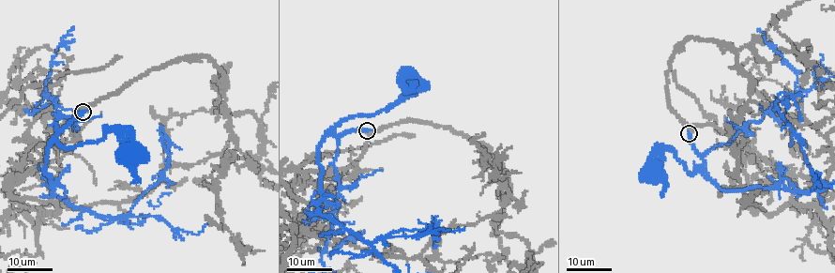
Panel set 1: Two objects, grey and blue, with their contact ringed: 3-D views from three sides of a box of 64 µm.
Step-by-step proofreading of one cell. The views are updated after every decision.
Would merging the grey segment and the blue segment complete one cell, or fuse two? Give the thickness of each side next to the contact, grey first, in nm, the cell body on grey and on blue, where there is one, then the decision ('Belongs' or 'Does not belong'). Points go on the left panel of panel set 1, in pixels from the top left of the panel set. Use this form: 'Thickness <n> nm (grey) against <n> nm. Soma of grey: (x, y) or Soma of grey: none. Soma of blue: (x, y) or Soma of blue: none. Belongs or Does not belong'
Thickness 600 nm (grey) against 600 nm. Soma of grey: none. Soma of blue: (129, 156). Does not belong

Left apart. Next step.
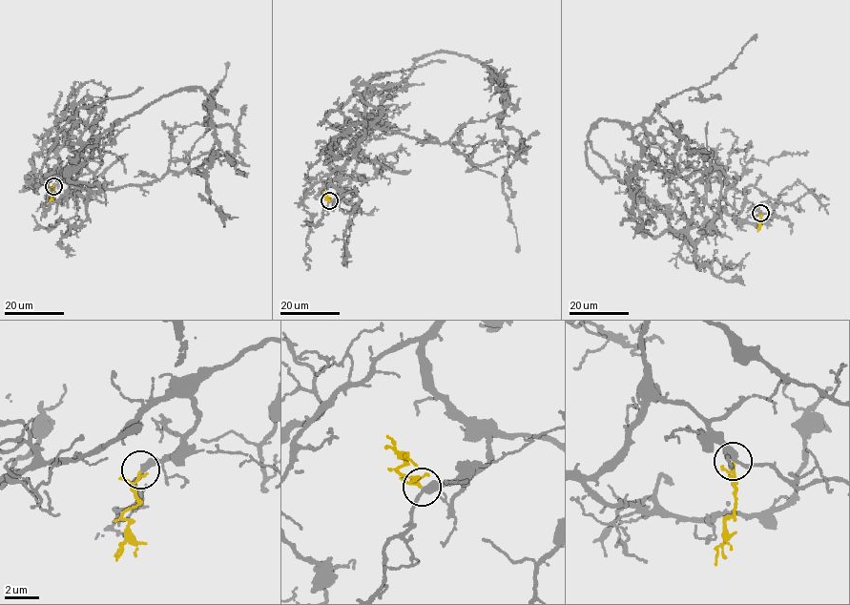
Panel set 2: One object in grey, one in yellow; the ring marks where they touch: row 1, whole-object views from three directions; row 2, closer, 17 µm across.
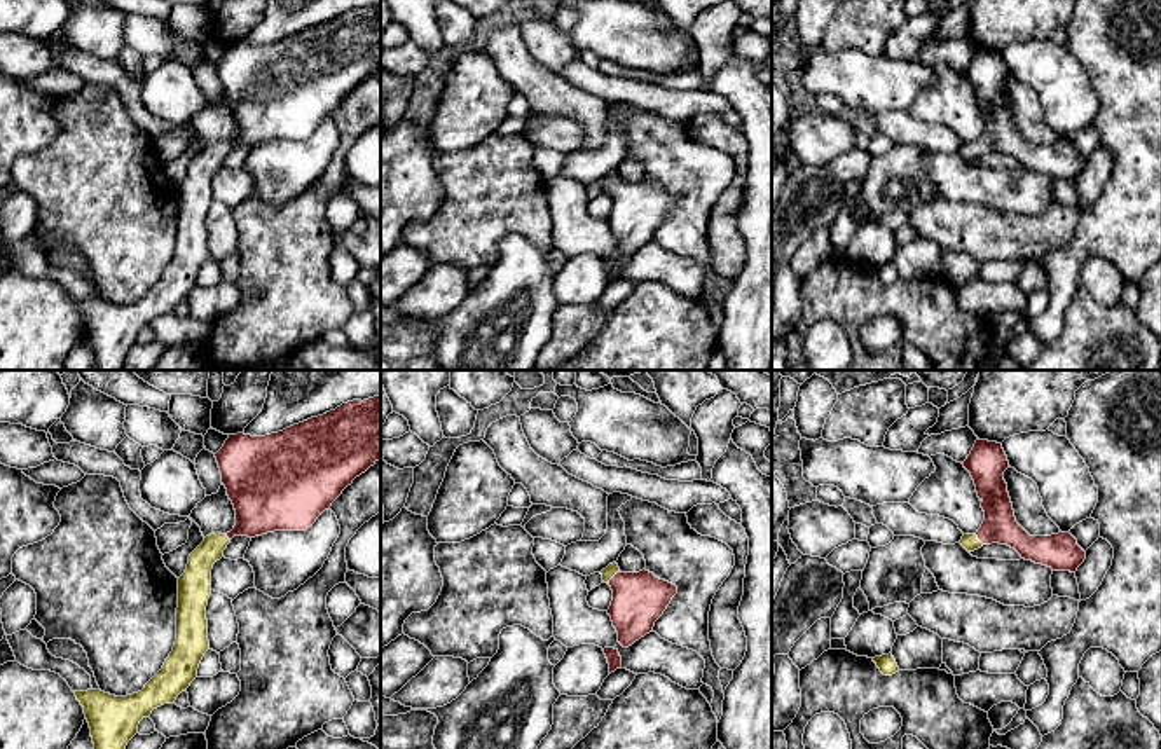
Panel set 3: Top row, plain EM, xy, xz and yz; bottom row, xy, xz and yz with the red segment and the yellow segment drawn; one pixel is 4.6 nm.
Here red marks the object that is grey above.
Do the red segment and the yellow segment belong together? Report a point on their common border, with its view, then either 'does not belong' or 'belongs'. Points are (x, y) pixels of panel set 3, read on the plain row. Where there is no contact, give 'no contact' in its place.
meets red in xz at (613, 185); belongs

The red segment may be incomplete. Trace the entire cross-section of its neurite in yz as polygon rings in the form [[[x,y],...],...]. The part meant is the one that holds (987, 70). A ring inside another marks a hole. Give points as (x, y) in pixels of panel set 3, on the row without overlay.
[[[978,47],[964,70],[964,77],[974,89],[985,120],[985,129],[978,141],[964,143],[960,148],[960,154],[967,161],[974,161],[983,154],[999,152],[1014,157],[1021,168],[1048,175],[1053,180],[1077,180],[1086,168],[1086,161],[1070,141],[1030,145],[1016,131],[1004,89],[1009,70],[1002,52]]]

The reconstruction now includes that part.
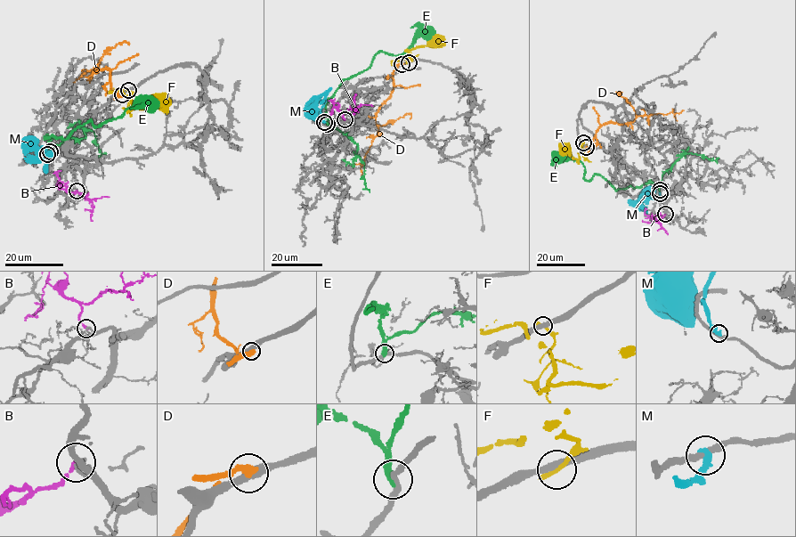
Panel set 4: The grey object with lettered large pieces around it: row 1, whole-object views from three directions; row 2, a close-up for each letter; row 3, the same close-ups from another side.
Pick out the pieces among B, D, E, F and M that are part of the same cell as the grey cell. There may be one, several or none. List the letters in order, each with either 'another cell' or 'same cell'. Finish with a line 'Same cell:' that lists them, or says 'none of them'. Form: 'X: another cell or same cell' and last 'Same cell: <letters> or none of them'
B: another cell
D: another cell
E: another cell
F: another cell
M: another cell
Same cell: none of them

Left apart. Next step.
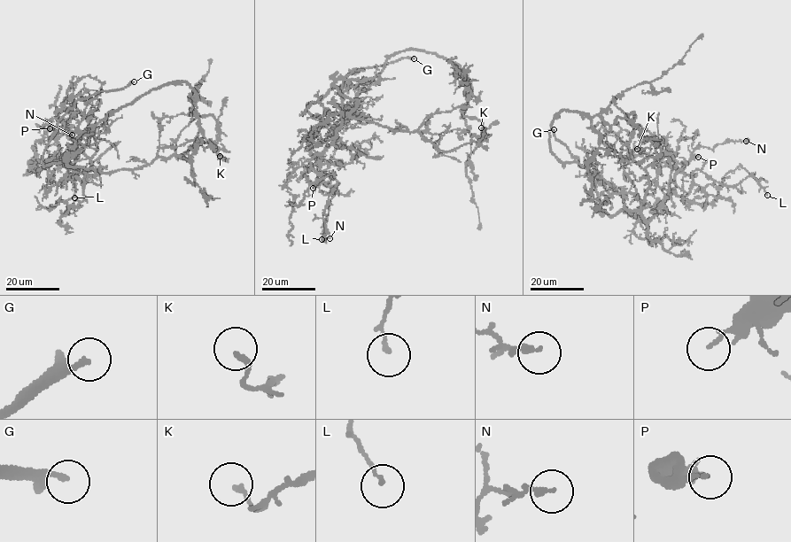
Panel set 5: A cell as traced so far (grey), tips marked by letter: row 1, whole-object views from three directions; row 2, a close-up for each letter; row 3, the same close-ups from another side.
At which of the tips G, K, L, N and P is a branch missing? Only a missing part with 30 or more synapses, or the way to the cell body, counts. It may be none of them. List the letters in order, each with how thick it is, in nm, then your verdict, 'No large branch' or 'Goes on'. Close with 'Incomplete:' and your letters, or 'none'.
G: Thickness 220 nm. Goes on
K: Thickness 160 nm. No large branch
L: Thickness 110 nm. No large branch
N: Thickness 220 nm. No large branch
P: Thickness 120 nm. No large branch
Incomplete: G

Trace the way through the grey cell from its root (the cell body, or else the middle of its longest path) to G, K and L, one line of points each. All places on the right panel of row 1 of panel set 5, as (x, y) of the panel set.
G: (590, 174), (610, 194), (633, 193), (642, 208), (649, 205), (633, 217), (591, 166), (579, 165), (554, 129)
K: (590, 174), (610, 194), (643, 202), (645, 169), (661, 151), (647, 135), (650, 148), (637, 149)
L: (590, 174), (638, 197), (647, 221), (696, 170), (728, 186), (752, 175), (767, 195)

